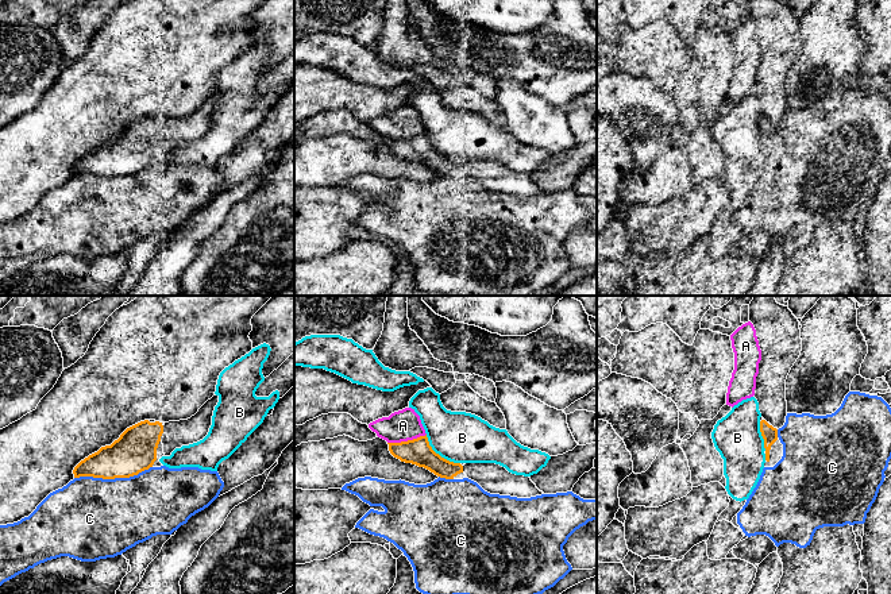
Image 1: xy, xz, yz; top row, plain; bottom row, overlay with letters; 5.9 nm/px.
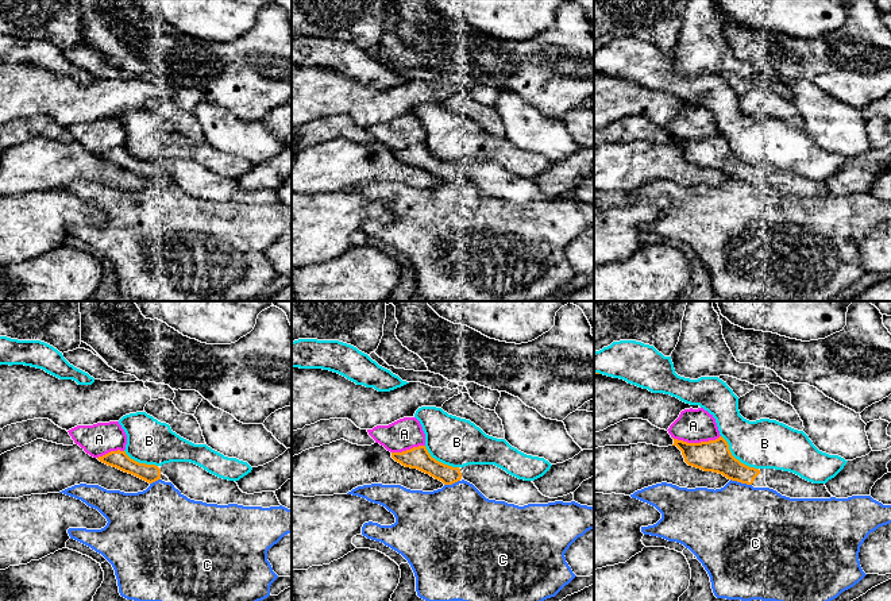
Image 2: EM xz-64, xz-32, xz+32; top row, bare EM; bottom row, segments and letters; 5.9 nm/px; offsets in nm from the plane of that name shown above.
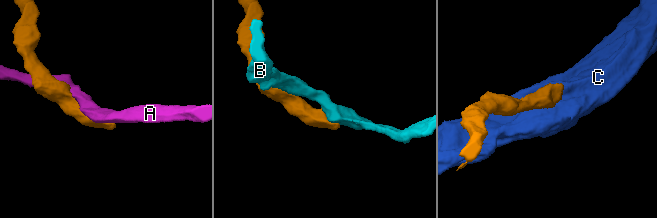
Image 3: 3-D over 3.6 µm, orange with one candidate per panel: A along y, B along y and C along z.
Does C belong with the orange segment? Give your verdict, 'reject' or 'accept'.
reject

